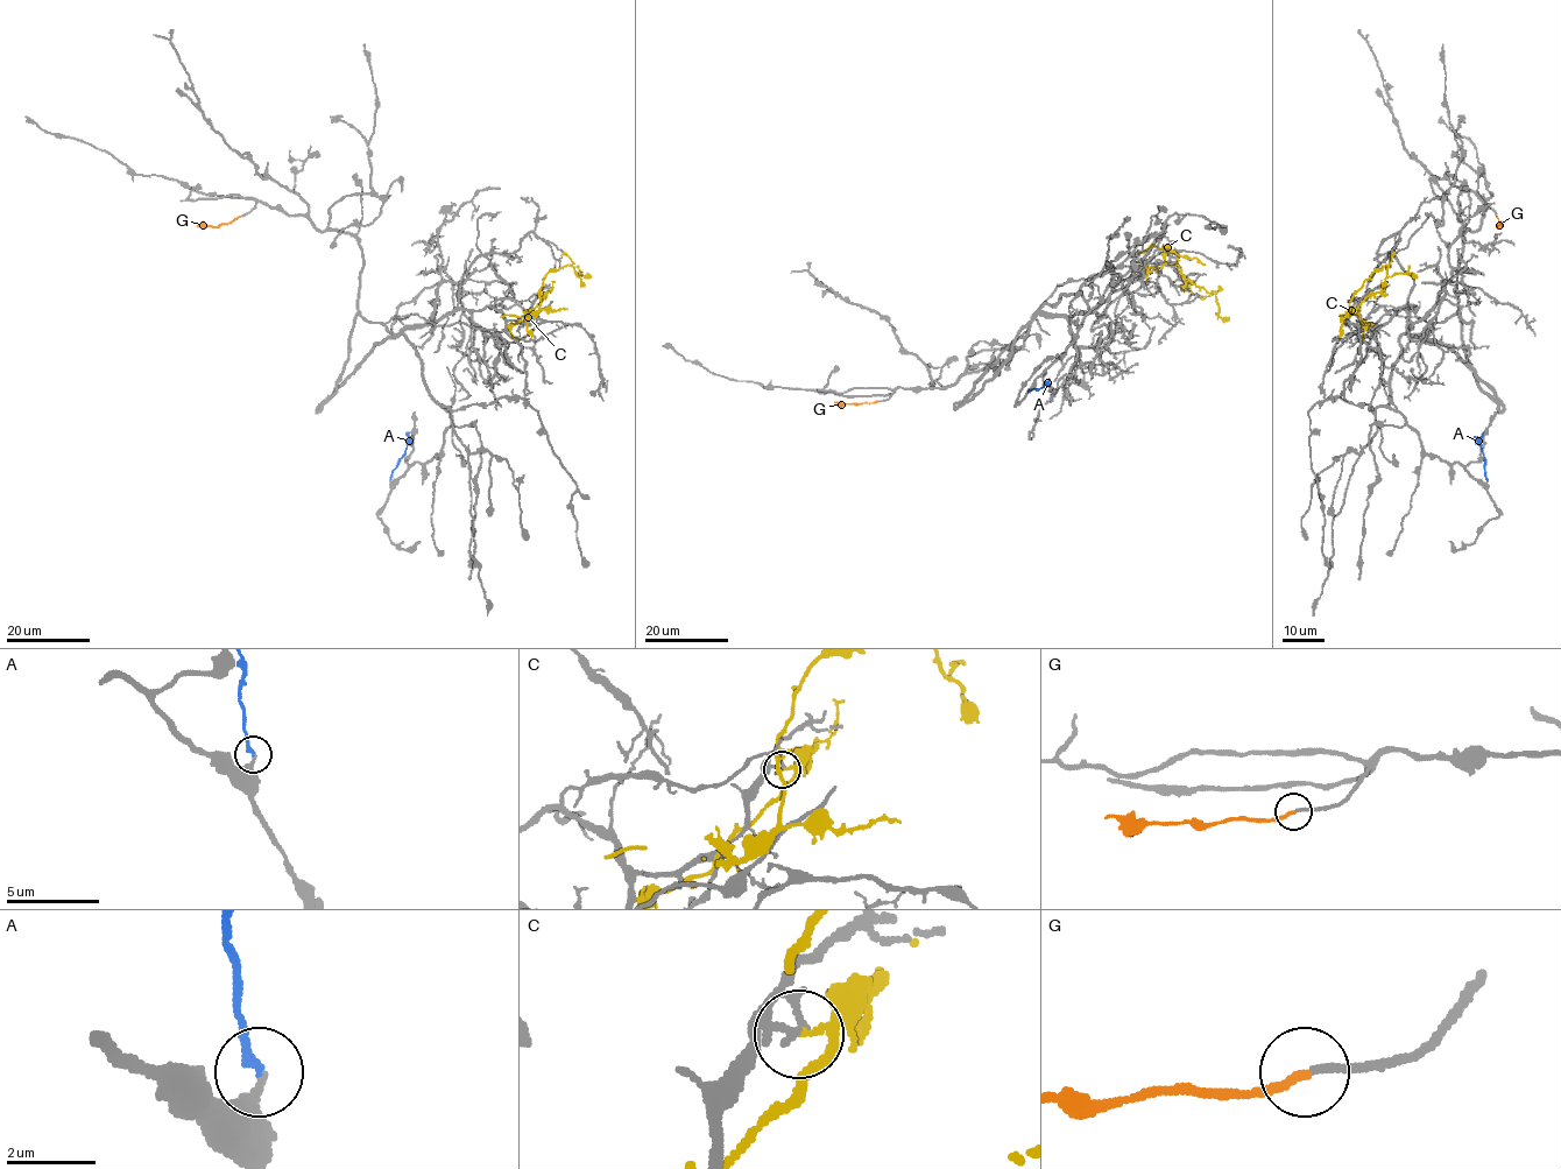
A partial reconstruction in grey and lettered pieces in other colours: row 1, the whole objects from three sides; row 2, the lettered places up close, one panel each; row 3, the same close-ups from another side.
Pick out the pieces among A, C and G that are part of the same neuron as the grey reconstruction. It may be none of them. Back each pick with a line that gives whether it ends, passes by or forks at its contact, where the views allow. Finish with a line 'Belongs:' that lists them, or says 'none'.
G: it ends
Belongs: G

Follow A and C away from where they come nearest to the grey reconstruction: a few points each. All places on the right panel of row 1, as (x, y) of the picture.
A: (1487, 480), (1480, 444), (1483, 432)
C: (1367, 296), (1357, 314), (1347, 317), (1353, 295), (1374, 272), (1388, 265), (1389, 276), (1399, 273), (1415, 276)

